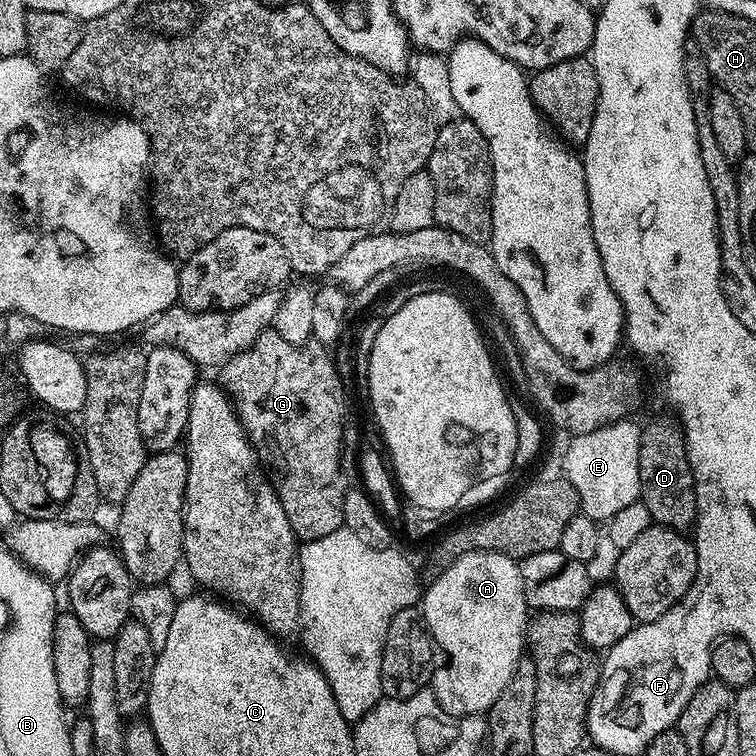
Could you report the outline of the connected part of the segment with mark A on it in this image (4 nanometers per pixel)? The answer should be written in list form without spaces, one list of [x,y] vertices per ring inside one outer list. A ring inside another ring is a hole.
[[[467,552],[462,554],[453,562],[450,567],[444,569],[439,576],[431,581],[432,585],[425,587],[422,592],[422,611],[424,620],[428,623],[428,630],[432,633],[432,639],[442,651],[448,655],[448,665],[445,668],[437,667],[430,677],[431,691],[436,693],[436,700],[440,704],[442,710],[446,710],[452,716],[478,716],[487,713],[488,709],[494,706],[498,694],[502,694],[502,690],[506,690],[506,686],[511,680],[516,679],[520,664],[520,655],[526,652],[526,629],[530,619],[530,609],[526,602],[526,594],[522,586],[522,574],[520,573],[520,565],[513,557],[506,554],[498,554],[497,552]]]

